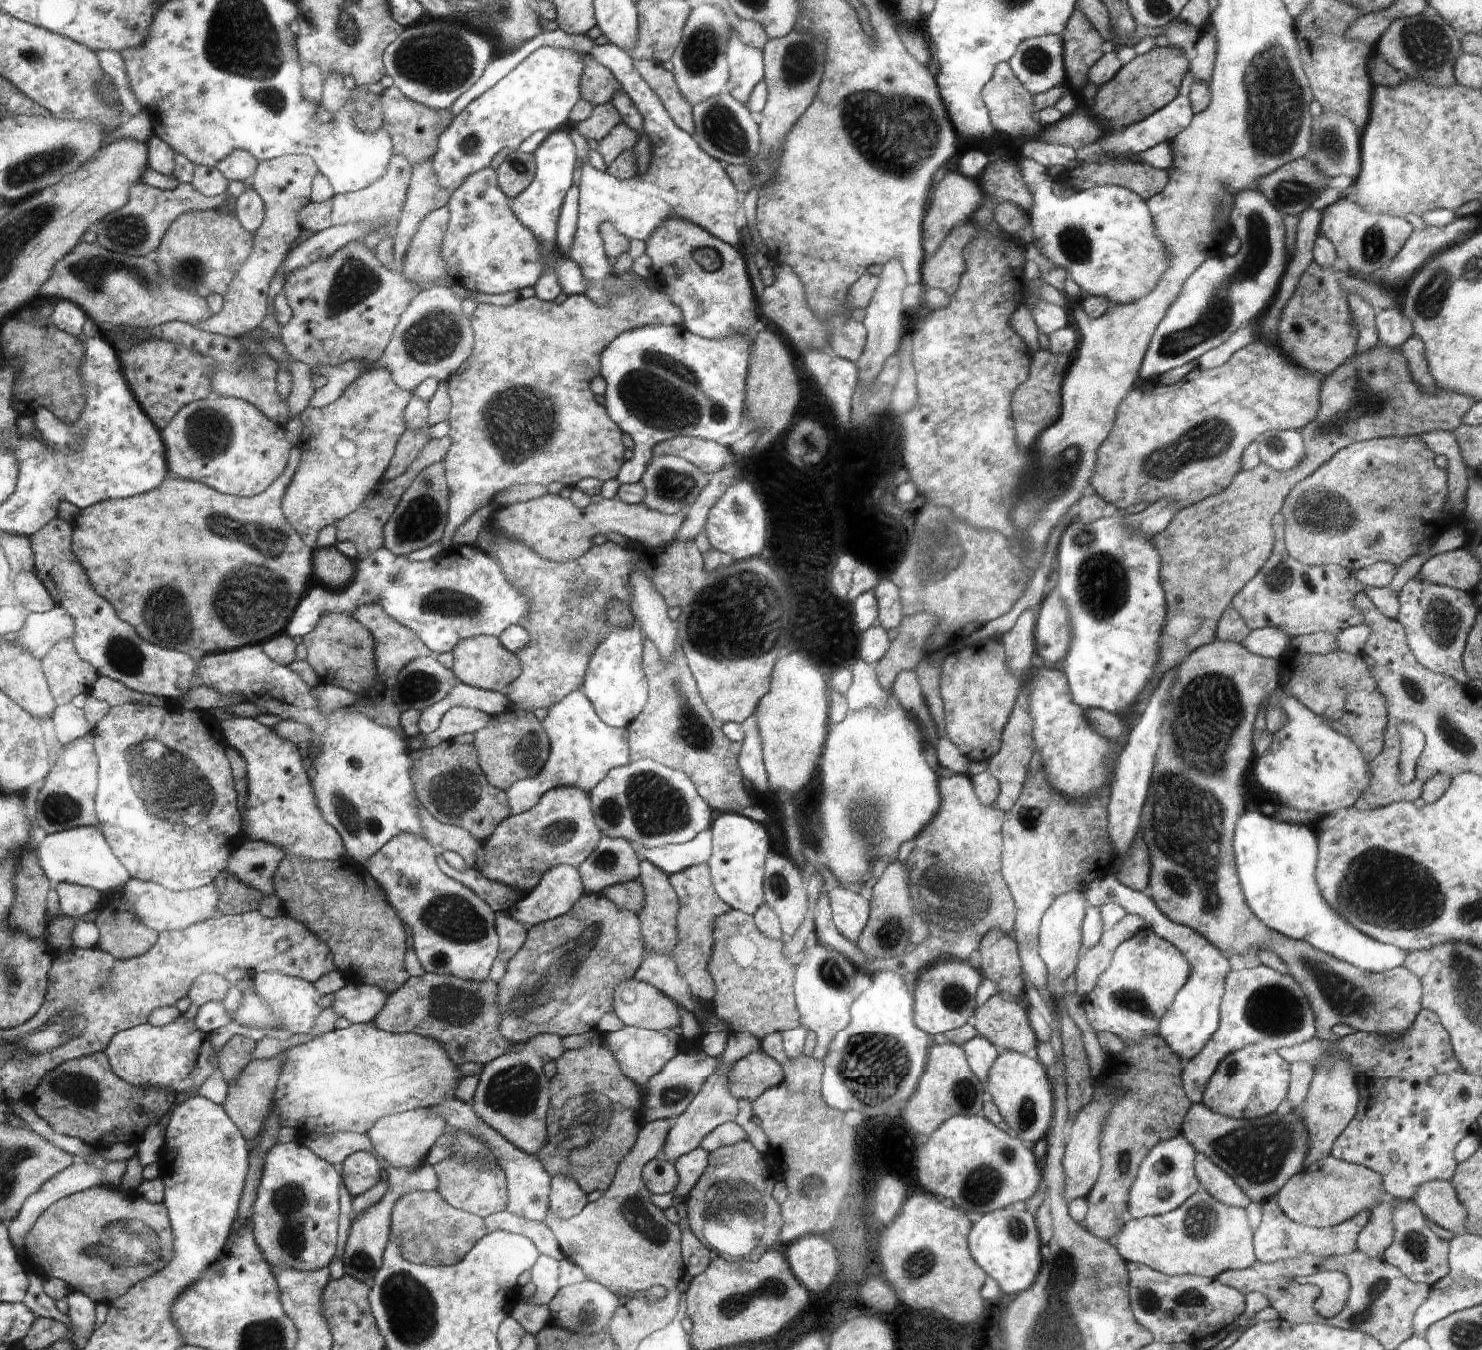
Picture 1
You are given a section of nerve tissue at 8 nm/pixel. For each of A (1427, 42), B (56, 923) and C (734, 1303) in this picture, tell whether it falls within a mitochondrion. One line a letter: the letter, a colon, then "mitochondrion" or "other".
A: mitochondrion
B: other
C: mitochondrion

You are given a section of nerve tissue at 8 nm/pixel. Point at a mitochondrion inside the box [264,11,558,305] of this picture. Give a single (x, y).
(439, 59)

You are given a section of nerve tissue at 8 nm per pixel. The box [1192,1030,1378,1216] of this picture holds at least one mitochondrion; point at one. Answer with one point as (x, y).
(1255, 1152)

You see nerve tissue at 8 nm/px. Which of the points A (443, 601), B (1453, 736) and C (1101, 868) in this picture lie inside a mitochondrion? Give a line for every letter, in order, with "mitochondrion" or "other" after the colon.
A: mitochondrion
B: mitochondrion
C: other

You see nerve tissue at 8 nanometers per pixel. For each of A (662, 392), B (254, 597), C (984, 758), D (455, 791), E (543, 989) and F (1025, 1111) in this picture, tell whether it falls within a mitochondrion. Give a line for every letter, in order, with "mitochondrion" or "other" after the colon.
A: mitochondrion
B: mitochondrion
C: other
D: mitochondrion
E: mitochondrion
F: mitochondrion

